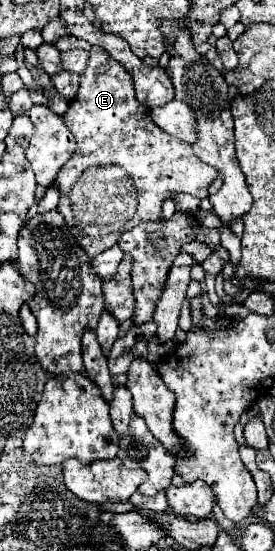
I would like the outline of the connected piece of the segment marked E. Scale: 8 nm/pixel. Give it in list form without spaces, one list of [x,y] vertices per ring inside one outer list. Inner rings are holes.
[[[100,47],[90,51],[88,67],[80,77],[80,89],[70,101],[64,119],[76,137],[76,151],[56,177],[60,189],[58,211],[90,257],[118,241],[104,239],[106,235],[114,231],[124,233],[142,221],[162,219],[160,209],[166,199],[178,193],[208,197],[208,187],[218,177],[214,167],[194,155],[190,143],[174,139],[154,125],[150,109],[142,107],[134,95],[130,73]],[[134,189],[138,195],[134,195]]]

